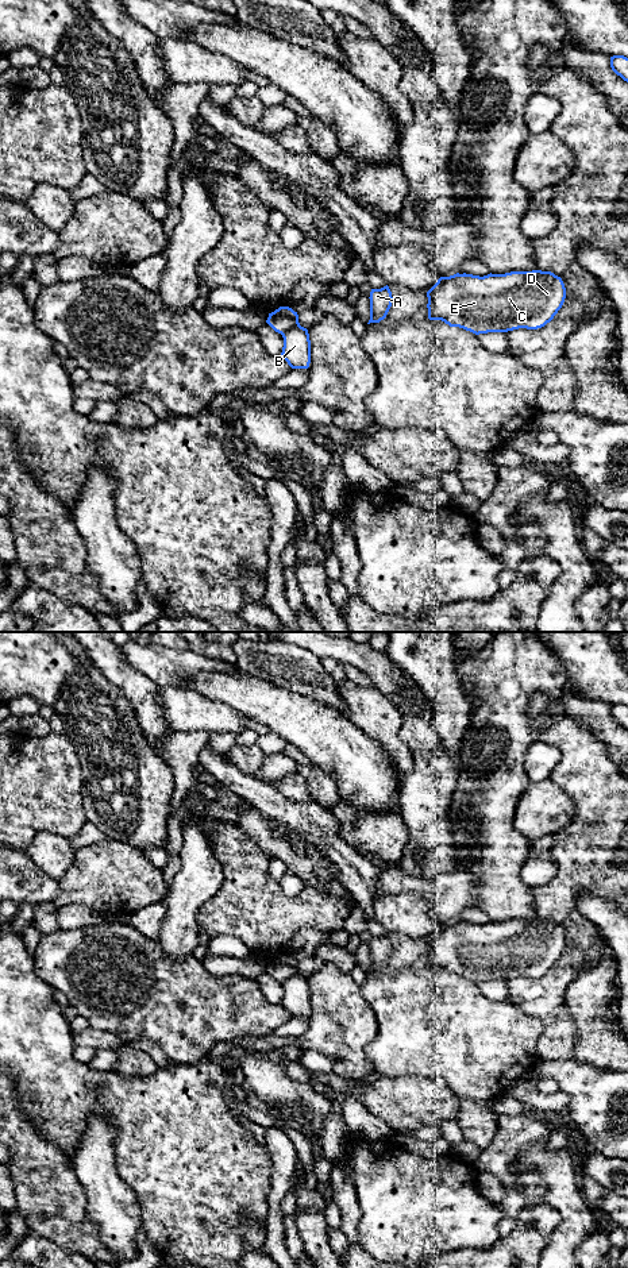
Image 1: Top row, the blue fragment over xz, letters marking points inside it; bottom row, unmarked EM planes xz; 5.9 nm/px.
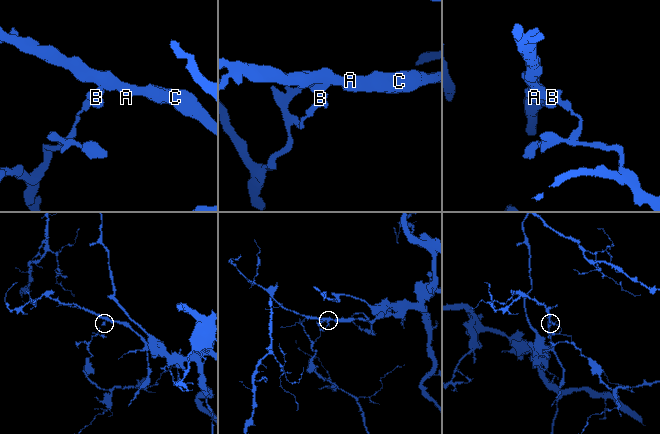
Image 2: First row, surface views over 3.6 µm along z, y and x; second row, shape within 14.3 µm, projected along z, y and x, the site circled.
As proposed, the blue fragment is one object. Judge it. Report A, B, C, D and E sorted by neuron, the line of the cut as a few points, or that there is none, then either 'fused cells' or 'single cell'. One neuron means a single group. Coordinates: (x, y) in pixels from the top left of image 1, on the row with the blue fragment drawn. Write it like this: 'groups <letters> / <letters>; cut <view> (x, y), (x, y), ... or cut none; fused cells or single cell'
groups A C D E / B; cut xz (299, 324), (282, 335); fused cells

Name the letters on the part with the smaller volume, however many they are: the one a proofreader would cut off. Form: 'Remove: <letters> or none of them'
Remove: B

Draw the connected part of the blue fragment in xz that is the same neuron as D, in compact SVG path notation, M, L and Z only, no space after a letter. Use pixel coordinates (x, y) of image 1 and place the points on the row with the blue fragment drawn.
M511 271L505 274L454 274L440 277L427 292L428 319L442 320L475 335L508 332L519 328L538 329L550 323L562 308L566 288L560 277L551 271Z

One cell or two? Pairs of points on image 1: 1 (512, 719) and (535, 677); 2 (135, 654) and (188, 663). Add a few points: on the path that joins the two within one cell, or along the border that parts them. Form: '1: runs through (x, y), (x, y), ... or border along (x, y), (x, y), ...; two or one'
1: runs through (512, 708), (512, 700), (524, 688); one
2: runs through (149, 659), (157, 663), (174, 663); one

